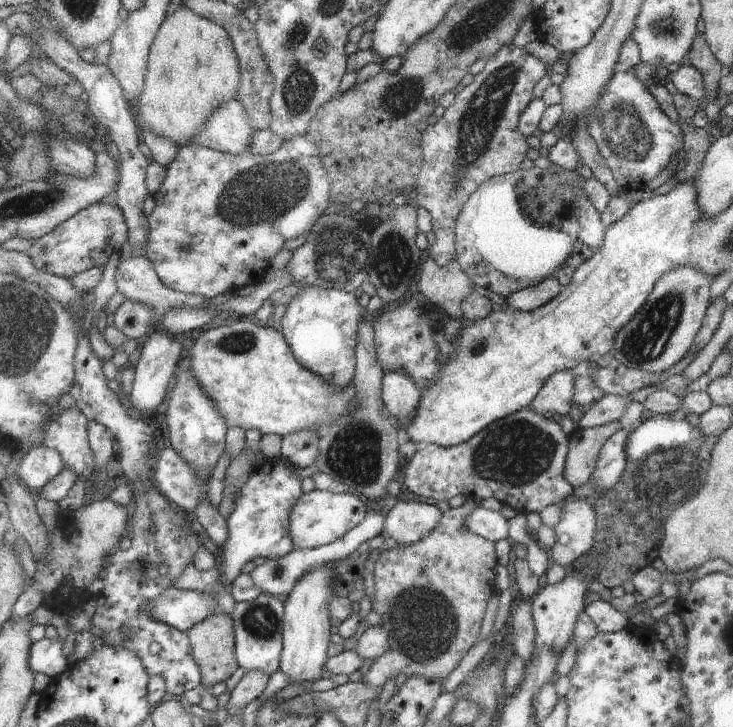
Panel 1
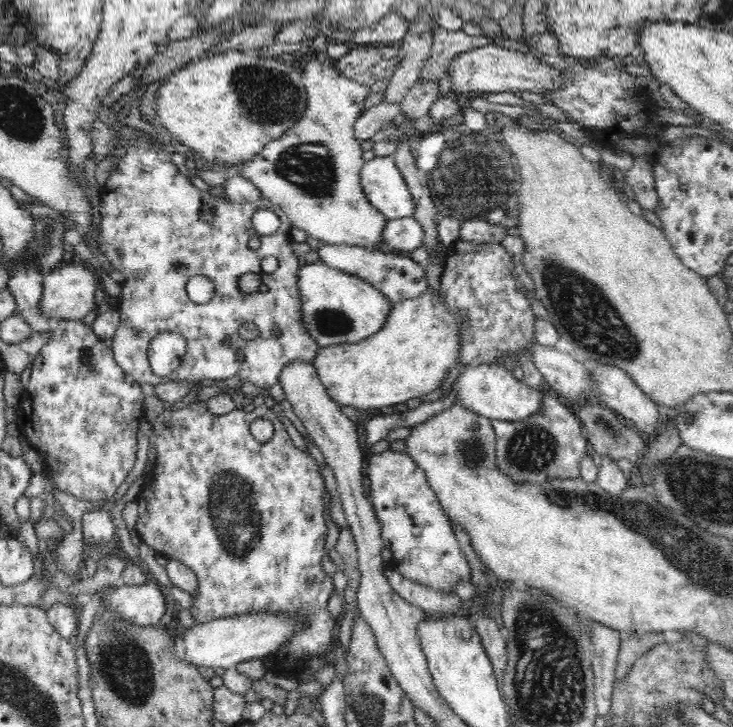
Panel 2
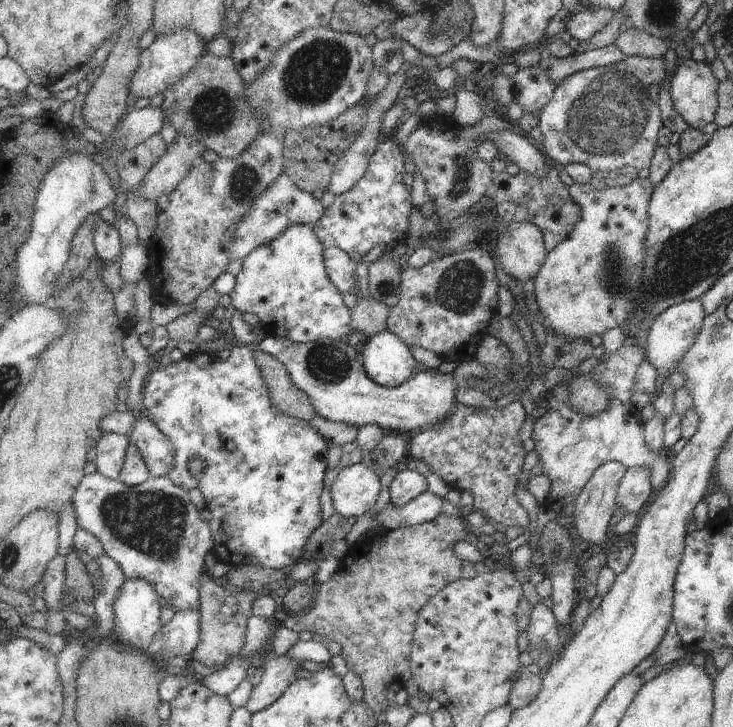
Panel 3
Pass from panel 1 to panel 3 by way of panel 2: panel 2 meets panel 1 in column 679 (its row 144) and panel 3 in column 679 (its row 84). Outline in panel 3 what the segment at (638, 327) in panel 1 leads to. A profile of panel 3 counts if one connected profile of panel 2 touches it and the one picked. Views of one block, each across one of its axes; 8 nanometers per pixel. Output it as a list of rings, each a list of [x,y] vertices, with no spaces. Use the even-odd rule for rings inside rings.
[[[693,299],[670,306],[654,318],[648,328],[643,352],[645,360],[653,366],[657,375],[667,379],[669,375],[674,373],[678,362],[686,354],[687,349],[695,340],[695,335],[700,331],[704,315],[701,301]]]

